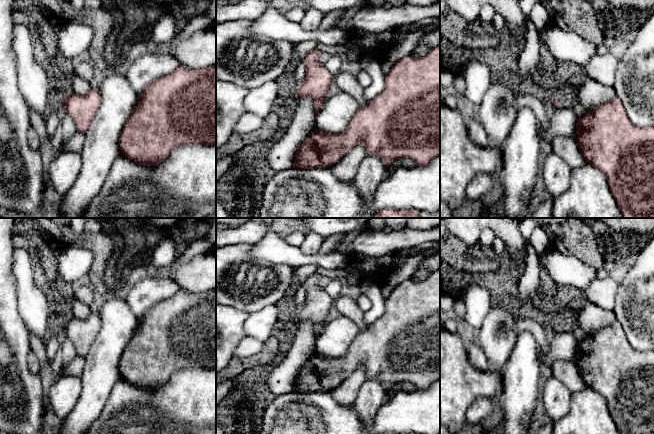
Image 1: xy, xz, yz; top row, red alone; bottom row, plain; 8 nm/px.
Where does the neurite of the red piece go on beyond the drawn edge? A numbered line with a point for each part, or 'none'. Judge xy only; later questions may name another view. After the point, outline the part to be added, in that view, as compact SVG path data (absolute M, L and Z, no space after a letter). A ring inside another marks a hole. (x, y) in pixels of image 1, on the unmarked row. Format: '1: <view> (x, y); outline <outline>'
none

